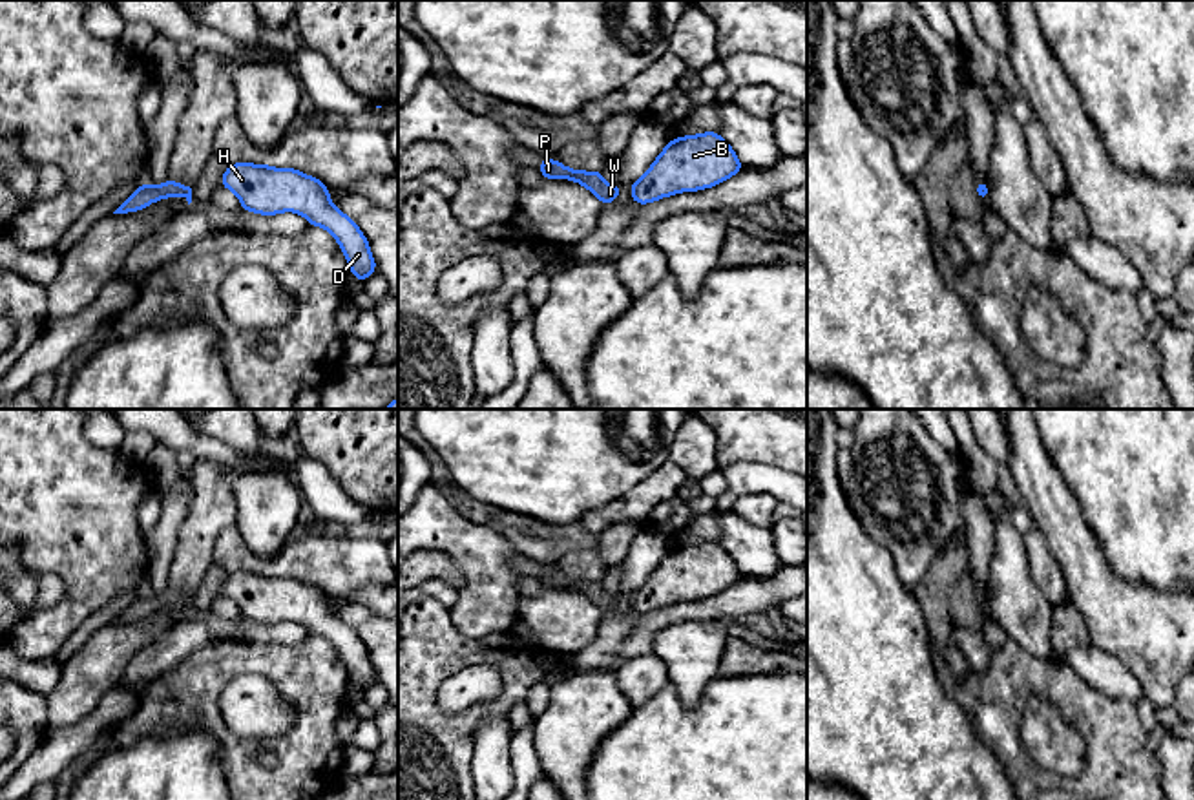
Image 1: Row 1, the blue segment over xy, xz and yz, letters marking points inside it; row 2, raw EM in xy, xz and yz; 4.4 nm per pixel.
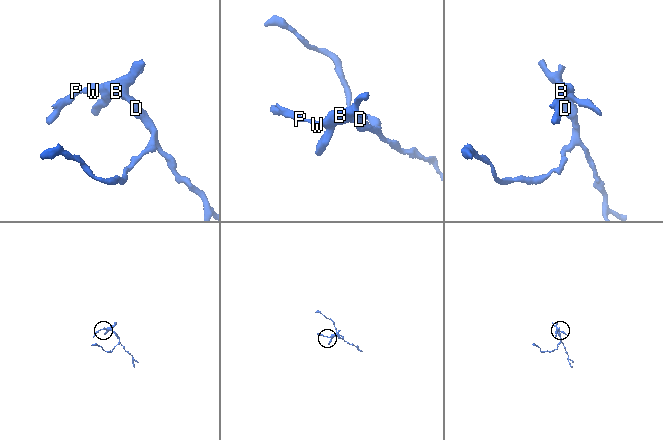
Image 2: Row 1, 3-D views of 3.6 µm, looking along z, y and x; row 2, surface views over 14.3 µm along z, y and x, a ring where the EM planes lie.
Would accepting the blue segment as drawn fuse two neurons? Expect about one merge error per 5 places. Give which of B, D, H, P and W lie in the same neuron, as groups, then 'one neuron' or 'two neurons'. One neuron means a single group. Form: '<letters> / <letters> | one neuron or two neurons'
B D H P W | one neuron

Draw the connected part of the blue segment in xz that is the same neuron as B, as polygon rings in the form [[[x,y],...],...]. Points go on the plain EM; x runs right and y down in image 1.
[[[719,542],[685,544],[670,548],[630,603],[637,614],[646,614],[679,601],[712,597],[741,579],[736,561]]]

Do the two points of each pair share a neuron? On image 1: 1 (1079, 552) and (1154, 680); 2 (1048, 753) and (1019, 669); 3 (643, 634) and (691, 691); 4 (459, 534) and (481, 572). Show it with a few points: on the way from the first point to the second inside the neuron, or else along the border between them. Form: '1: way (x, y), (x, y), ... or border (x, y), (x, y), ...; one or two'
1: way (1092, 583), (1154, 649); one
2: border (1067, 722), (1050, 702), (1032, 696), (1017, 738); two
3: border (687, 620), (665, 625), (654, 636), (652, 651); two
4: way (466, 543), (481, 557), (481, 563); one

